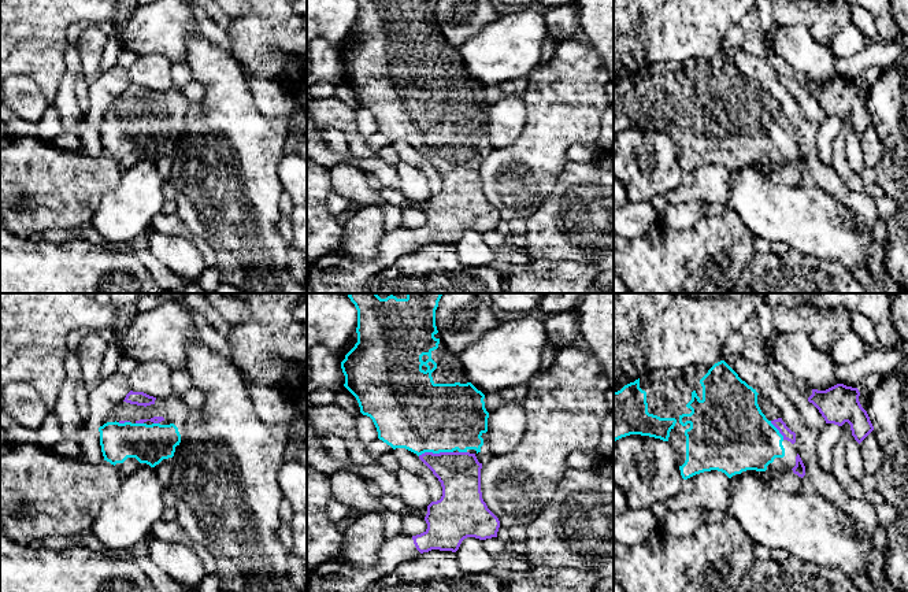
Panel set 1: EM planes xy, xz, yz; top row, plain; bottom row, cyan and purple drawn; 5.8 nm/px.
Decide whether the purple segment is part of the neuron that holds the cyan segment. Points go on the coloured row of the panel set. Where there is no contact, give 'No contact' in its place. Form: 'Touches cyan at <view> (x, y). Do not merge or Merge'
Touches cyan at xz (434, 452). Merge

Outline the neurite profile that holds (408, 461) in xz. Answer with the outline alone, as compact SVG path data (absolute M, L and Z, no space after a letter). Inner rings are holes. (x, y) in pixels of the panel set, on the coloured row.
M396 448L394 454L400 467L419 477L430 492L430 500L437 502L442 496L442 486L433 471L419 459L419 456L405 448Z

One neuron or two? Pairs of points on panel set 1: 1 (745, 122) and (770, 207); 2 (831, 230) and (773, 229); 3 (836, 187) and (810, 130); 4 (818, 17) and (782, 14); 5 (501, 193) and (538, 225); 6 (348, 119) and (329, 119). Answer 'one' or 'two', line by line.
1: two
2: one
3: one
4: one
5: two
6: one

